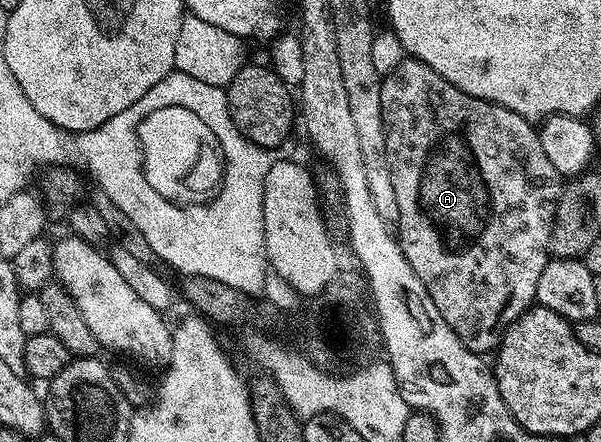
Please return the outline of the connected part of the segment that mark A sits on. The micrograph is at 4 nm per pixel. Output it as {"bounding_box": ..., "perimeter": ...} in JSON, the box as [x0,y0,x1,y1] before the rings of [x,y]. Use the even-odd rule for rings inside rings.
{"bounding_box":[380,57,562,355],"perimeter":[[[408,57],[402,63],[398,63],[394,71],[383,74],[380,94],[382,95],[382,123],[386,131],[386,163],[390,167],[390,183],[394,186],[394,195],[398,199],[398,211],[400,212],[398,240],[402,251],[410,267],[414,267],[414,275],[422,279],[430,299],[434,299],[434,307],[438,307],[442,319],[450,323],[454,335],[458,335],[458,339],[462,339],[462,343],[470,351],[481,355],[488,355],[488,352],[491,354],[504,338],[505,331],[527,309],[531,309],[535,302],[542,267],[546,267],[546,263],[550,260],[550,246],[554,241],[556,207],[562,196],[562,175],[554,167],[554,163],[546,159],[546,151],[542,151],[539,132],[529,118],[518,115],[501,105],[490,103],[486,99],[466,95],[466,91],[442,79],[438,71],[426,67],[426,63],[422,63],[417,57]]]}

